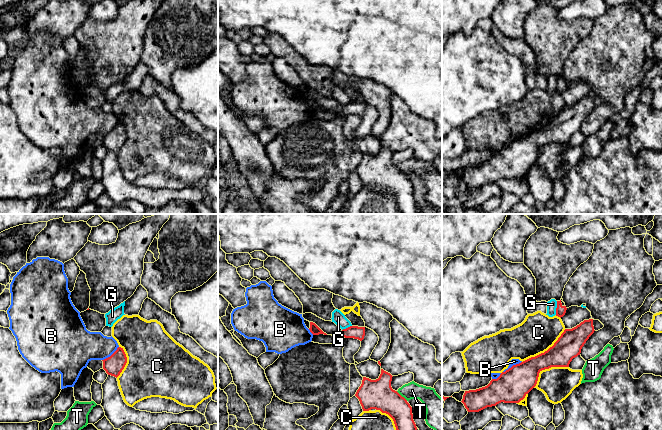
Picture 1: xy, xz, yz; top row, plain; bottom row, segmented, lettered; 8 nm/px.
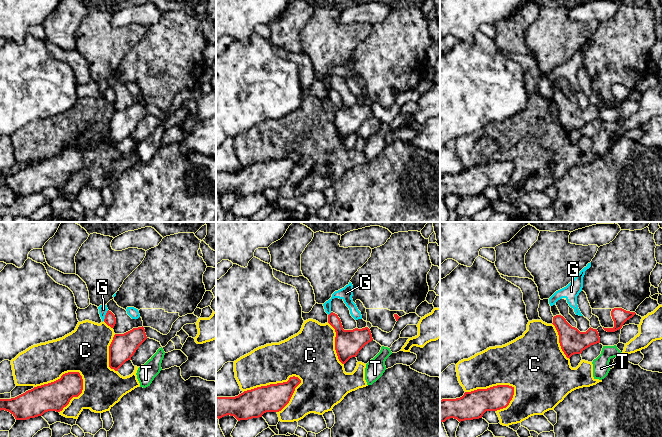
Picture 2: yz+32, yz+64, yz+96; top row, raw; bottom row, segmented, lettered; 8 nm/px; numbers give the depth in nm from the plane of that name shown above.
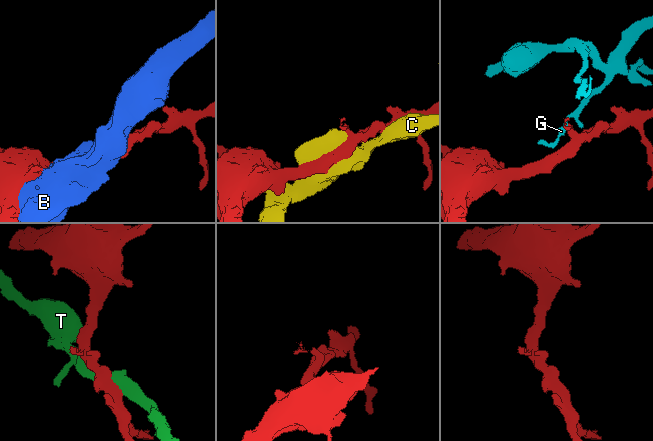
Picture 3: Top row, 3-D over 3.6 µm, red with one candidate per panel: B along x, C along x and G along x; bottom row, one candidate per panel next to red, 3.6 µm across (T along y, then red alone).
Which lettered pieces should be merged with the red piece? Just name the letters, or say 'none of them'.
none of them

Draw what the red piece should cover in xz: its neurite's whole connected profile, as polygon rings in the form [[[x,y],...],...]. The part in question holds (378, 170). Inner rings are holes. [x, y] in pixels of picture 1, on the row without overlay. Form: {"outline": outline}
{"outline": [[[383,145],[376,156],[363,153],[355,172],[359,175],[363,187],[380,186],[393,195],[396,206],[403,214],[417,214],[412,183],[404,173],[392,165],[392,153]]]}

